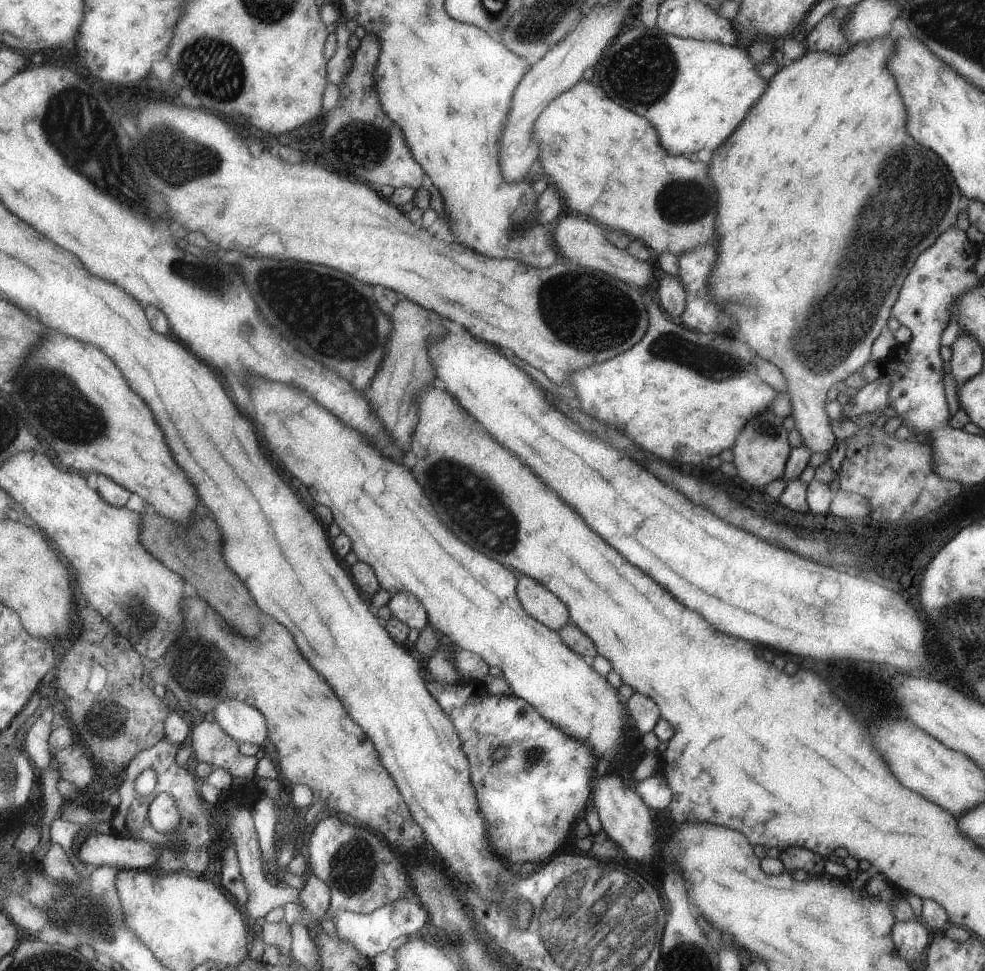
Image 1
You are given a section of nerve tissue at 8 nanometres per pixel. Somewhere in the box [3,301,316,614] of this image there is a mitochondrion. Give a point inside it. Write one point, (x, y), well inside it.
(52, 396)

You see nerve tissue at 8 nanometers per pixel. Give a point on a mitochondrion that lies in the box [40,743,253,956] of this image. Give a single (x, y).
(84, 912)

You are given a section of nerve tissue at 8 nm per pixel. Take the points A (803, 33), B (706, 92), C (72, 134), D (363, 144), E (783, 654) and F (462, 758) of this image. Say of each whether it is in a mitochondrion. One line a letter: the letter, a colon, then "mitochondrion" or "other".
A: other
B: other
C: mitochondrion
D: mitochondrion
E: other
F: other

